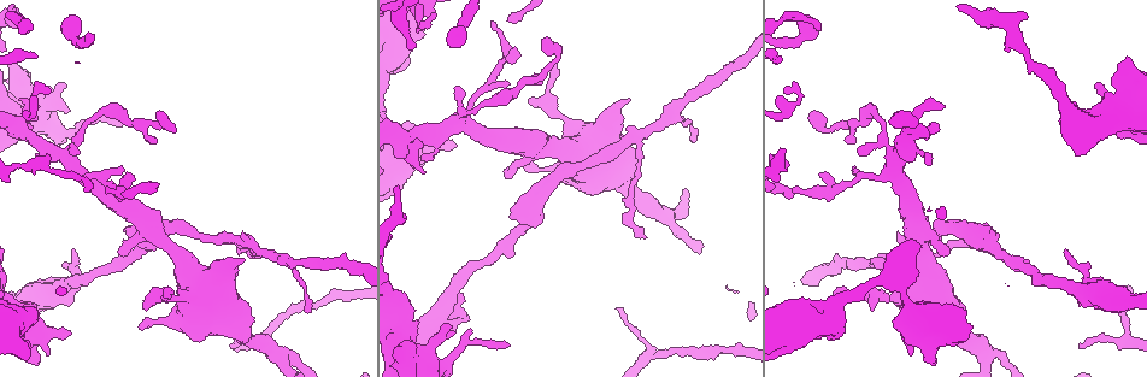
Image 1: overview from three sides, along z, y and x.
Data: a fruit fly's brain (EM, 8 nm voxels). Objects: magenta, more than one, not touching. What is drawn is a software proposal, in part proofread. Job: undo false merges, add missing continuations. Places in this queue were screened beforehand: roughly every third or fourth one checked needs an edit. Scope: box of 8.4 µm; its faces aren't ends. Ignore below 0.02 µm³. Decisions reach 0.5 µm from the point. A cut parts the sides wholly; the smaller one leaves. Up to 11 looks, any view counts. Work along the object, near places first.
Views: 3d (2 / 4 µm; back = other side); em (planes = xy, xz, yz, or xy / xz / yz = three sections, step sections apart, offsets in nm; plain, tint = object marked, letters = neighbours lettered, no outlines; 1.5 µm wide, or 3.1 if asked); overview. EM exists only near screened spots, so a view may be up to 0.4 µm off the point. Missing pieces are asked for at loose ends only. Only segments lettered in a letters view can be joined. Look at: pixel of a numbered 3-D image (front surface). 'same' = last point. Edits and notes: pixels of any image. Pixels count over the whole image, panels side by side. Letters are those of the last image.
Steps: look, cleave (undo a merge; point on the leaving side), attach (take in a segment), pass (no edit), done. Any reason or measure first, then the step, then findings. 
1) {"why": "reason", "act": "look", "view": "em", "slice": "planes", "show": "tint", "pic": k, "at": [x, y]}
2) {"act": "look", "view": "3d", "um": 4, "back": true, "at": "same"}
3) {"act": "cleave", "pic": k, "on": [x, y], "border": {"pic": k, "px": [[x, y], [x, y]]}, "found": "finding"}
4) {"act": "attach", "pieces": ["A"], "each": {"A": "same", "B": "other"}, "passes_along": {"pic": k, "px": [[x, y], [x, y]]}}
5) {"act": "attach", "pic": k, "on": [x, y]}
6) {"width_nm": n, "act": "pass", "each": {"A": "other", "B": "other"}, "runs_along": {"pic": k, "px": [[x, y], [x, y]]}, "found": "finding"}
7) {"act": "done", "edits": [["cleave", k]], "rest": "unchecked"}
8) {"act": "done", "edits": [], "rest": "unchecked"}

{"why": "branch stops here", "act": "look", "view": "3d", "um": 4, "pic": 1, "at": [855, 140]}

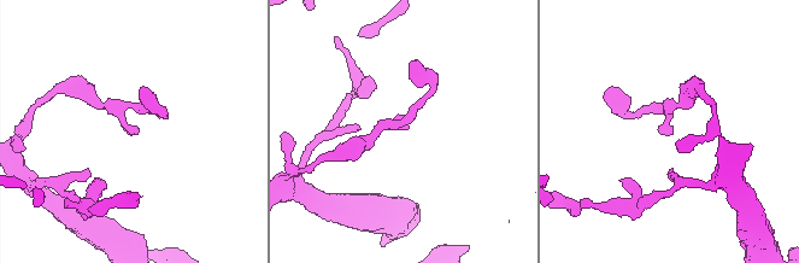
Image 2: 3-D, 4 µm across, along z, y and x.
{"why": "shape alone is not enough", "act": "look", "view": "em", "slice": "yz", "step": 8, "show": "letters", "pic": 2, "at": [673, 128]}

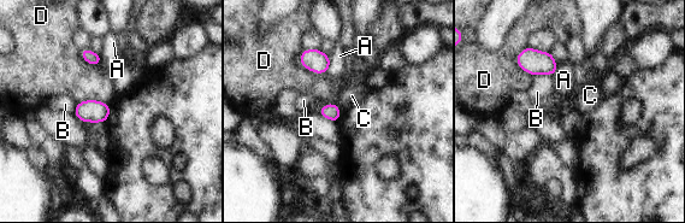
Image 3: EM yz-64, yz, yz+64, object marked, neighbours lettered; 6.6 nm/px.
{"act": "pass", "each": {"A": "other", "B": "other", "C": "other", "D": "other"}, "border": {"pic": 3, "px": [[301, 52], [306, 68], [326, 72]]}, "found": "none of them fits"}

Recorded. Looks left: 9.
{"why": "sharp bend", "act": "look", "view": "3d", "um": 2, "pic": 1, "at": [17, 127]}

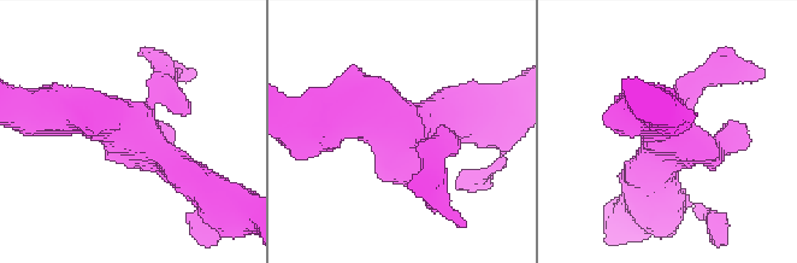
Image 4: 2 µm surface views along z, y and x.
{"why": "now the EM", "act": "look", "view": "em", "slice": "yz", "step": 4, "show": "letters", "pic": 4, "at": [141, 129]}

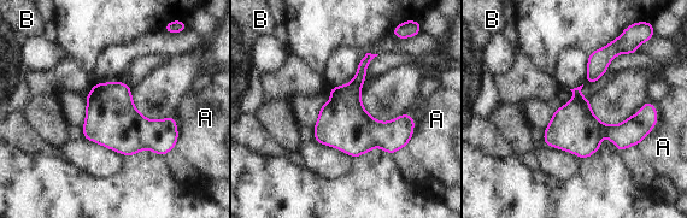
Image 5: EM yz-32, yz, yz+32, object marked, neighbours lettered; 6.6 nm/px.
{"width_nm": 320, "act": "pass", "each": {"A": "other", "B": "other"}, "border": {"pic": 5, "px": [[407, 112], [414, 133], [405, 146]]}, "found": "all the same neuron"}

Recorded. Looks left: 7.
{"why": "thin end", "act": "look", "view": "3d", "um": 4, "pic": 1, "at": [619, 310]}

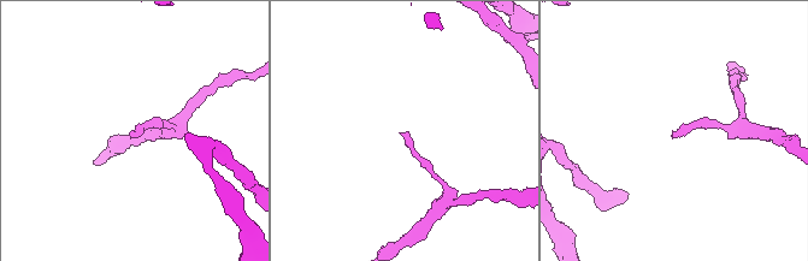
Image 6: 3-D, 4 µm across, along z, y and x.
{"act": "look", "view": "em", "slice": "planes", "show": "letters", "pic": 6, "at": [402, 135]}

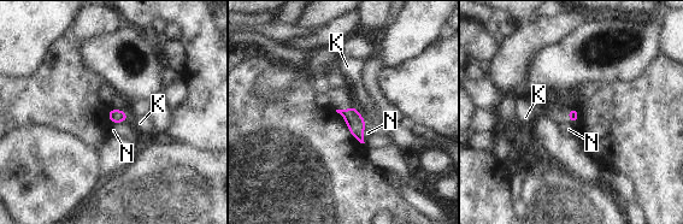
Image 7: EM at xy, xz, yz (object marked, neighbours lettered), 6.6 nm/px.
{"act": "pass", "each": {"K": "other", "N": "other"}, "border": {"pic": 7, "px": [[365, 124], [364, 142]]}, "found": "none of them fits"}

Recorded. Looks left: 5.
{"why": "thin end", "act": "look", "view": "em", "slice": "planes", "show": "letters", "pic": 1, "at": [163, 297]}

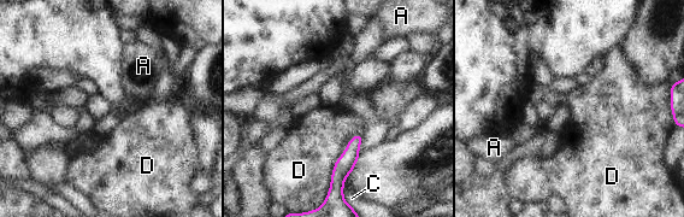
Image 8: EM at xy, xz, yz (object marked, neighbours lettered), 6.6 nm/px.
{"act": "pass", "each": {"A": "other", "C": "other", "D": "other"}, "runs_along": {"pic": 8, "px": [[359, 136], [349, 158], [334, 180]]}, "found": "no lettered segment goes on from it"}

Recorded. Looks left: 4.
{"act": "done", "edits": [], "rest": "unchecked"}

